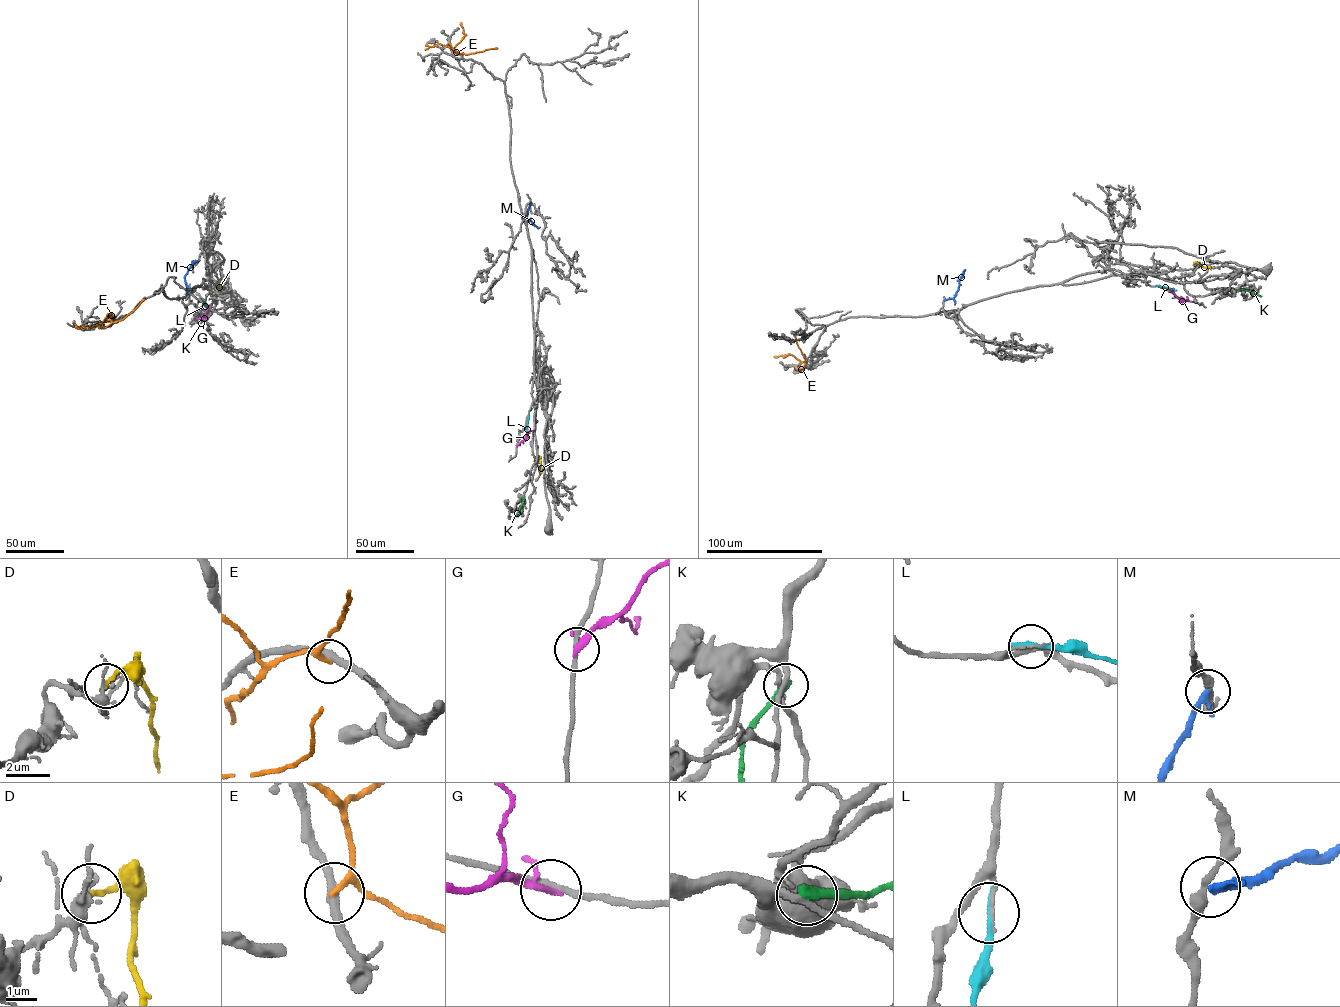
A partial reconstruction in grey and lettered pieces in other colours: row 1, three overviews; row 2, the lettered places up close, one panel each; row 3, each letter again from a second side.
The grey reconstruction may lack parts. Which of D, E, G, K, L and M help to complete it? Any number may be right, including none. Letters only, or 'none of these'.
none of these

